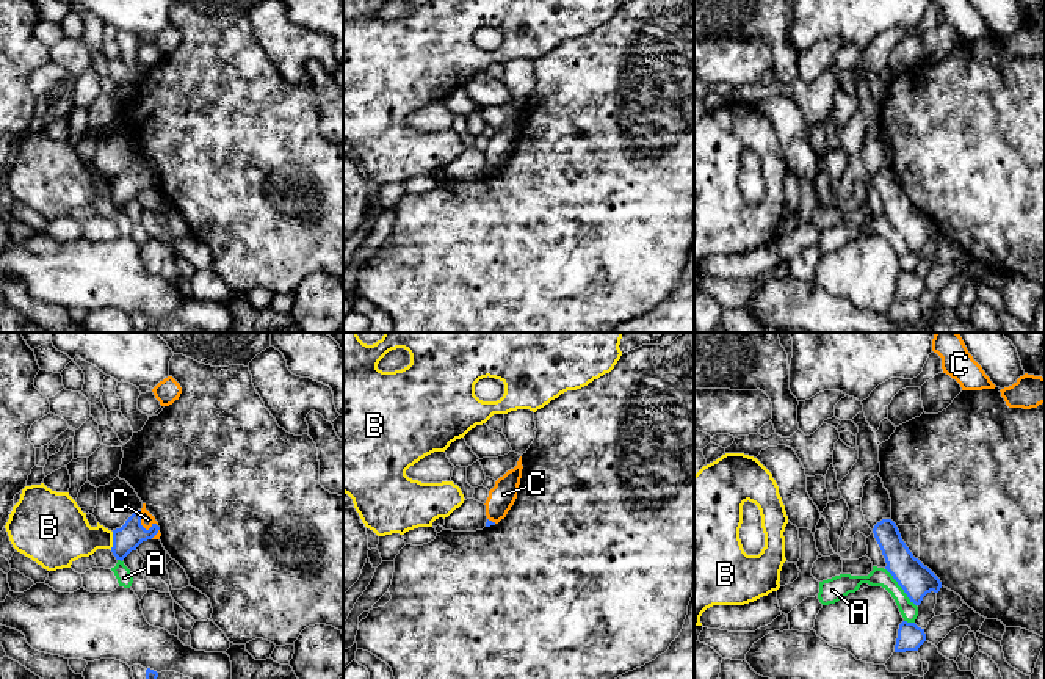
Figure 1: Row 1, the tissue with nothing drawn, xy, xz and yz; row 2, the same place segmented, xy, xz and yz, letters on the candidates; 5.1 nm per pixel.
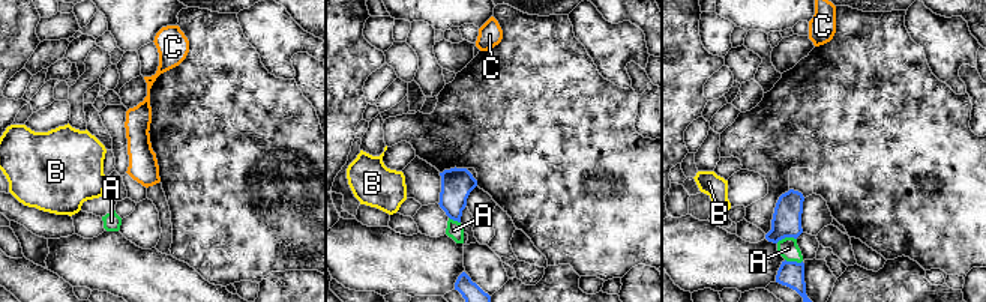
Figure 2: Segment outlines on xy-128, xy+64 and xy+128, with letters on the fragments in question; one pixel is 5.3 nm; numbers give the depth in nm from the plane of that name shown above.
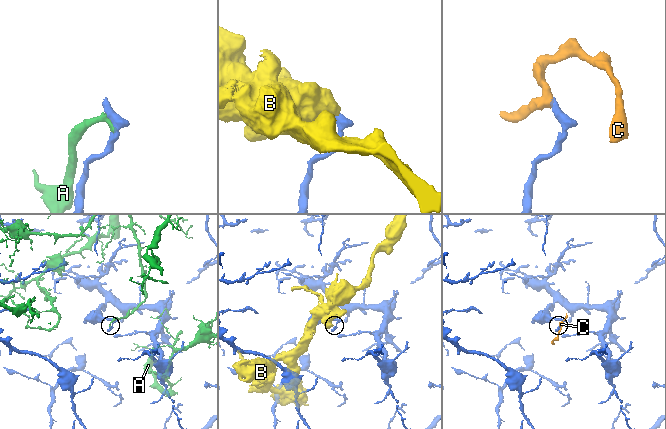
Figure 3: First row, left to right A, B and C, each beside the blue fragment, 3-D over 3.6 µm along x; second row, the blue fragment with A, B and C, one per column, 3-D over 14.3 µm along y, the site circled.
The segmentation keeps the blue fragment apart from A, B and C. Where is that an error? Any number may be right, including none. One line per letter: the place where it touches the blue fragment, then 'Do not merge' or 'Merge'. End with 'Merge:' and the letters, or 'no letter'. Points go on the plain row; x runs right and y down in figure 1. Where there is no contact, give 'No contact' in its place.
A: Touches blue at yz (900, 234). Do not merge
B: Touches blue at xy (113, 190). Do not merge
C: Touches blue at xy (141, 174). Merge
Merge: C

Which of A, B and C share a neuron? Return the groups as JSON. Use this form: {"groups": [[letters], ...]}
{"groups": [["A"], ["B"], ["C"]]}

